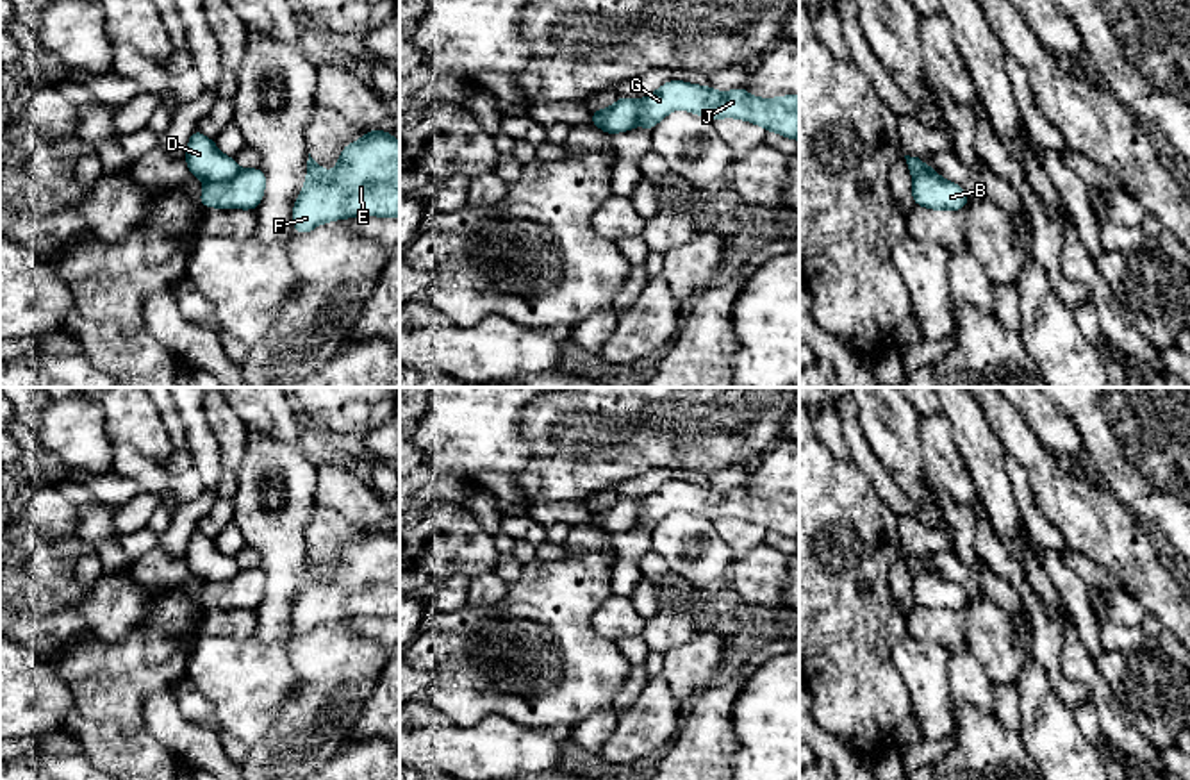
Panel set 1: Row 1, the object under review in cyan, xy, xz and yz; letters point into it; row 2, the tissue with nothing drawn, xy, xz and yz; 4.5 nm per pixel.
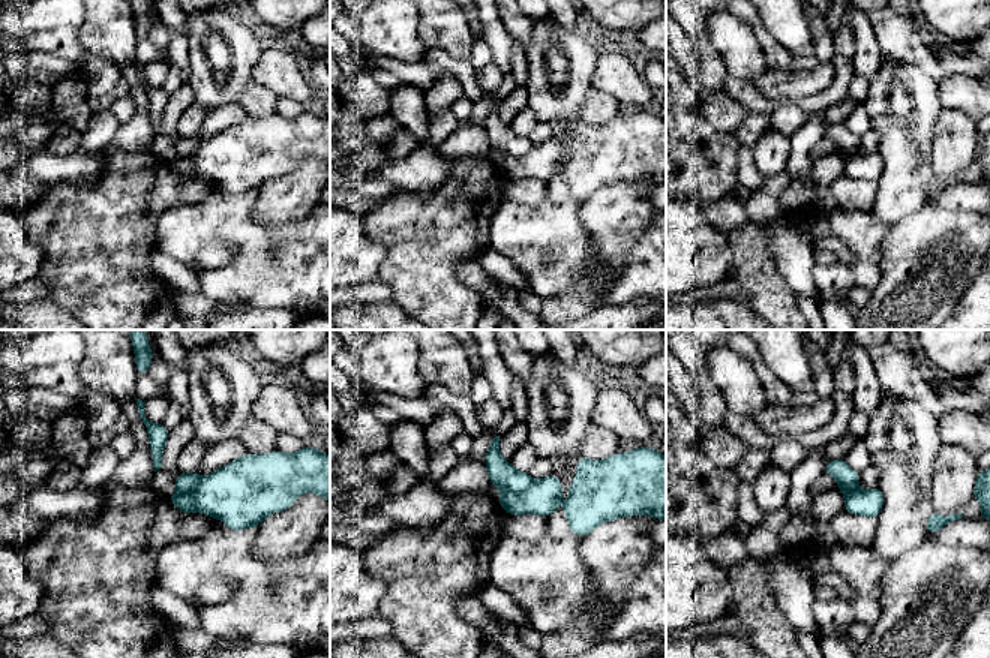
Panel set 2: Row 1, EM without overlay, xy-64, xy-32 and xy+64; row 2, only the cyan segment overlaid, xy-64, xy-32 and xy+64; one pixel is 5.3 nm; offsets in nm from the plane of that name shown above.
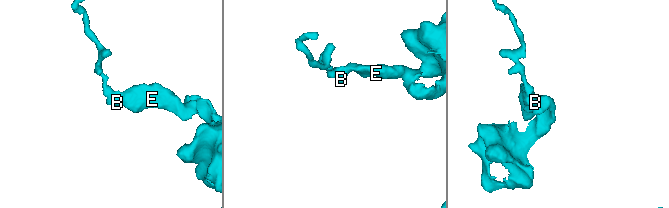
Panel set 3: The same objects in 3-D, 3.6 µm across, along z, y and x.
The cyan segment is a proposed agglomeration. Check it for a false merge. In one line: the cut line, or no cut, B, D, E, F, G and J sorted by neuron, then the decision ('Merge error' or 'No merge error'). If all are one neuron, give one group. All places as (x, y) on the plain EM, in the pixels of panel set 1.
Split along xy (239, 570), (225, 580), (206, 582). Groups: B E F G J / D. Merge error

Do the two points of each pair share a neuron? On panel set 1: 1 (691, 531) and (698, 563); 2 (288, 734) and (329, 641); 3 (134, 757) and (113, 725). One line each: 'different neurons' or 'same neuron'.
1: same neuron
2: same neuron
3: same neuron

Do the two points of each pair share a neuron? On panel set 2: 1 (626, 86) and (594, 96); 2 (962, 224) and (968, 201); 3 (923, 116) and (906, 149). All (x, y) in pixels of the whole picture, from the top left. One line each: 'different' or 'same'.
1: different
2: different
3: same

